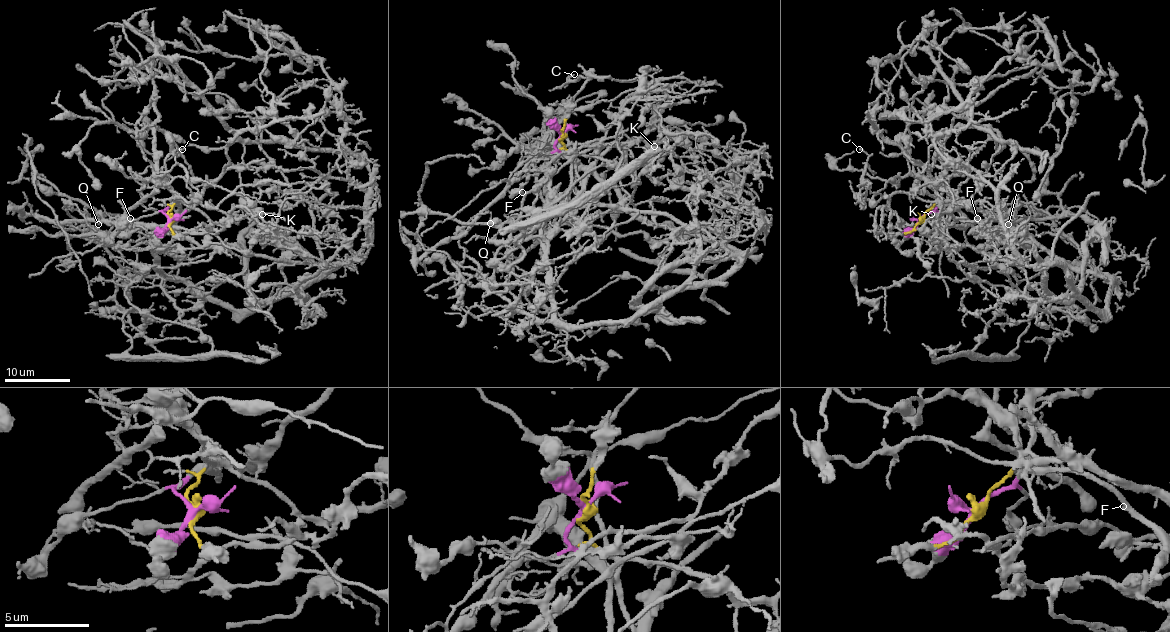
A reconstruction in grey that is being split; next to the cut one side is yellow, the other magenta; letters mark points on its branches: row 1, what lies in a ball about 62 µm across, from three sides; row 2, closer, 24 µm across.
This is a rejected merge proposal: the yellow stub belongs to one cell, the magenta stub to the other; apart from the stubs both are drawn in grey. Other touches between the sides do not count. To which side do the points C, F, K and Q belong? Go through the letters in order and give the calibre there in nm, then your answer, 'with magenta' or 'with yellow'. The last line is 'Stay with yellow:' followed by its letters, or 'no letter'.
C: 120 nm | with yellow
F: 120 nm | with magenta
K: 120 nm | with yellow
Q: 90 nm | with magenta
Stay with yellow: C, K

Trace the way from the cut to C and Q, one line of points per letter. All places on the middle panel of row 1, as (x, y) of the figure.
C: (561, 136), (560, 141), (568, 150), (564, 113), (571, 98), (589, 77), (568, 82), (574, 74)
Q: (561, 136), (553, 150), (547, 154), (524, 147), (519, 167), (488, 211), (491, 214), (490, 224)

